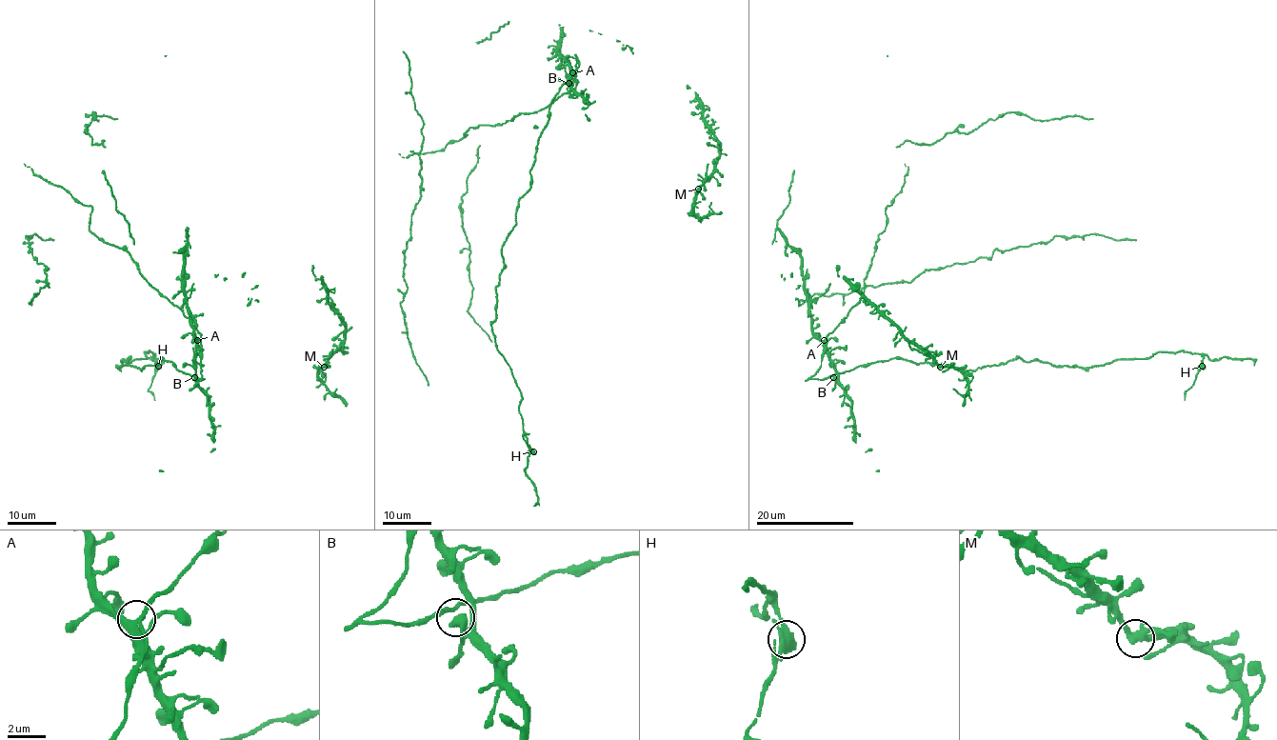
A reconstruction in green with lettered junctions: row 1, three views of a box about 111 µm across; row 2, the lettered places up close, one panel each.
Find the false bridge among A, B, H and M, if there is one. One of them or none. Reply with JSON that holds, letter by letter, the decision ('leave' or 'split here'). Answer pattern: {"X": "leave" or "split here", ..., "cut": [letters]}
{"A": "leave", "B": "leave", "H": "split here", "M": "leave", "cut": ["H"]}

